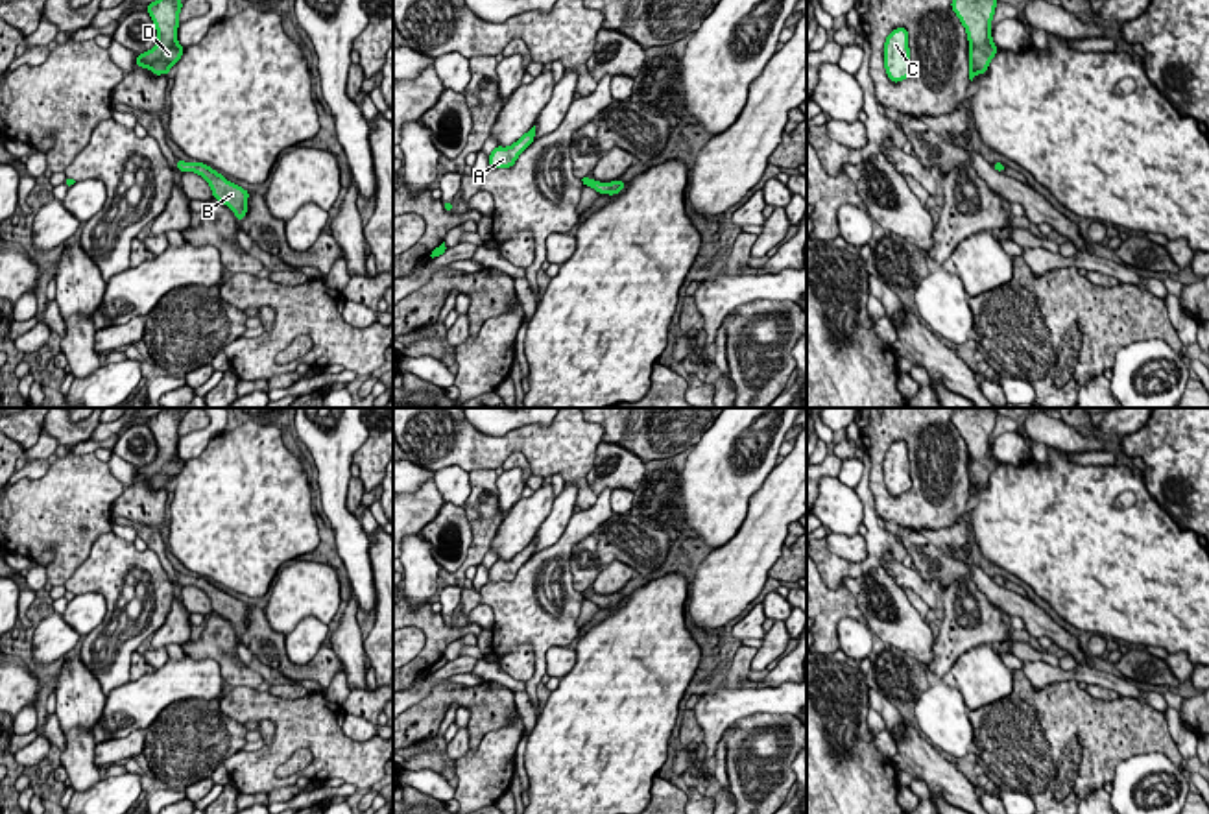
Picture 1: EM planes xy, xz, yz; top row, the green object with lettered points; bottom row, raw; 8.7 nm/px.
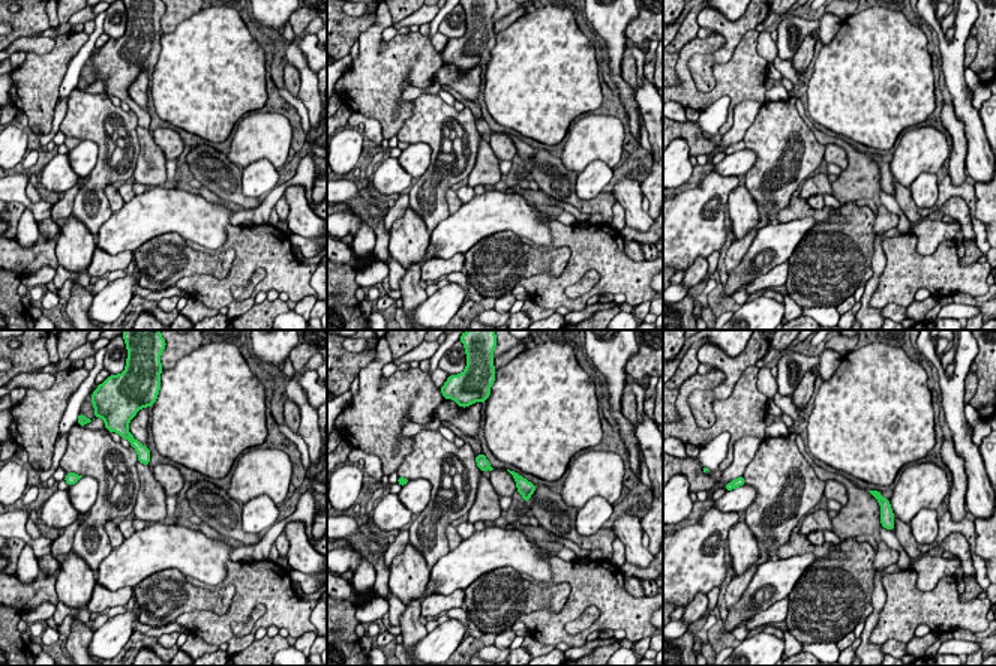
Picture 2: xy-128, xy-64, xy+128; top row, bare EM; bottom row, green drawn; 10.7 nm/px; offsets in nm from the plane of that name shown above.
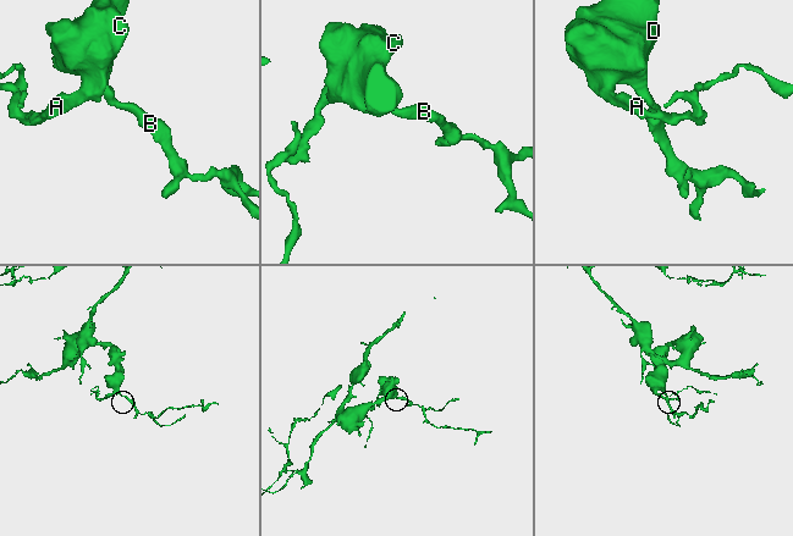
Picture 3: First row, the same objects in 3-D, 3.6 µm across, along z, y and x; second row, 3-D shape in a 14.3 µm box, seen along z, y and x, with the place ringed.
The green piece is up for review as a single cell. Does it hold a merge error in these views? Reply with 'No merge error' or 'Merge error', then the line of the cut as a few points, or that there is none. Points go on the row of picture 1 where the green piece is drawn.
No merge error. No split

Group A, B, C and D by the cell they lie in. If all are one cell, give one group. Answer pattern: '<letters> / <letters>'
A B C D

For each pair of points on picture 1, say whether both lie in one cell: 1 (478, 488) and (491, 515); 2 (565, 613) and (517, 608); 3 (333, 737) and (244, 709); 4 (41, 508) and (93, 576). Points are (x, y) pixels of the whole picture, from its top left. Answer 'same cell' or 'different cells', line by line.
1: same cell
2: same cell
3: same cell
4: different cells

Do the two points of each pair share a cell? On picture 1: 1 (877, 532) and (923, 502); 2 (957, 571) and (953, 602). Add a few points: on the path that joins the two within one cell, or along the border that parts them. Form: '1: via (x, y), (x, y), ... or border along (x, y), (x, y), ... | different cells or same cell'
1: border along (870, 475), (870, 493), (881, 517) | different cells
2: border along (969, 576), (936, 587) | different cells

